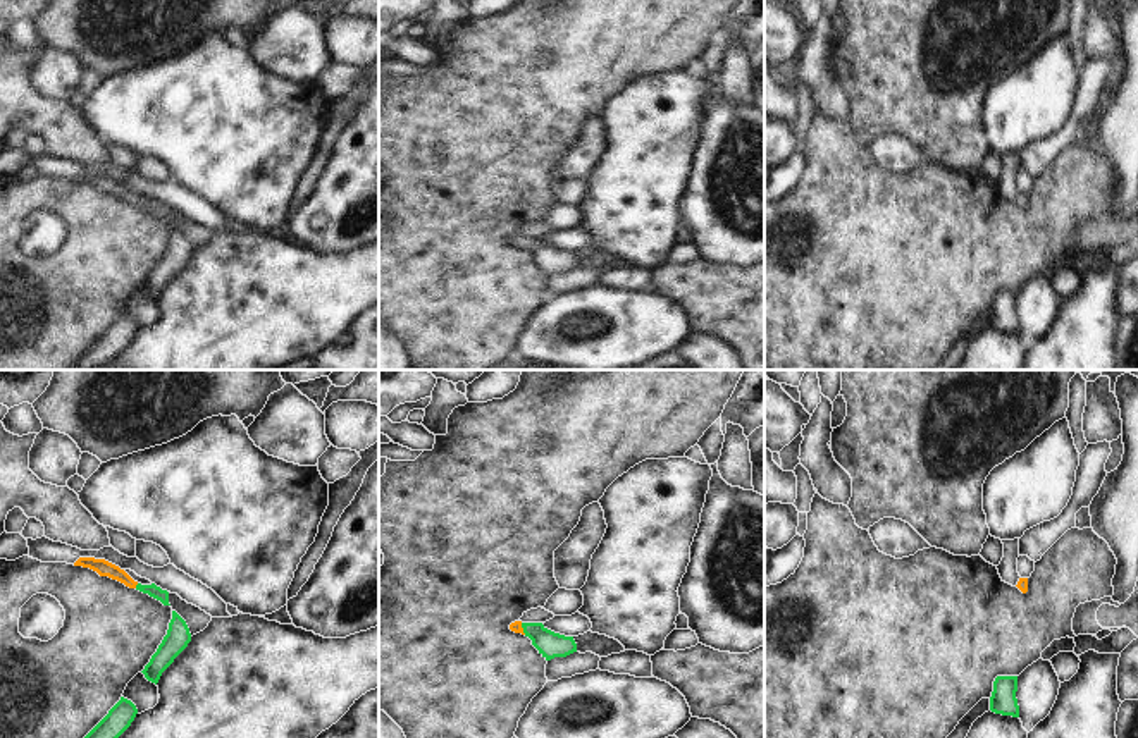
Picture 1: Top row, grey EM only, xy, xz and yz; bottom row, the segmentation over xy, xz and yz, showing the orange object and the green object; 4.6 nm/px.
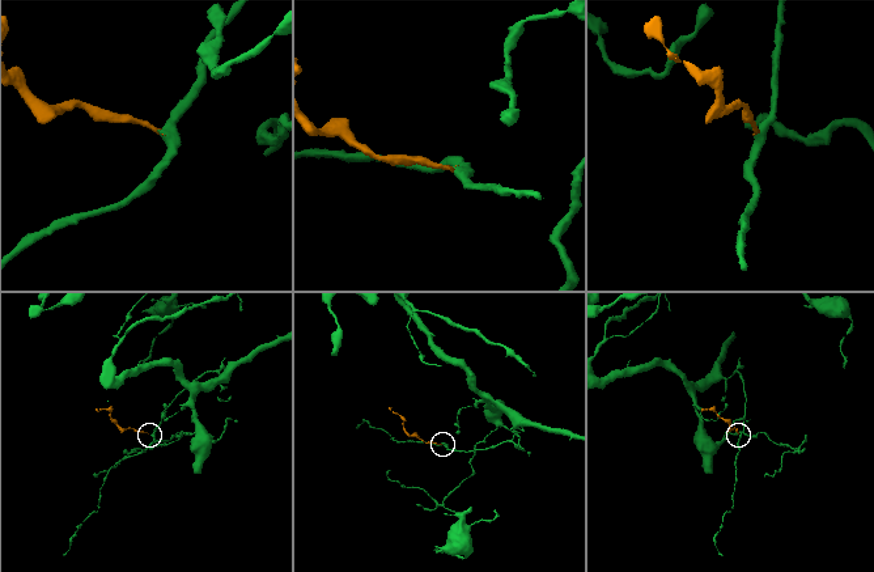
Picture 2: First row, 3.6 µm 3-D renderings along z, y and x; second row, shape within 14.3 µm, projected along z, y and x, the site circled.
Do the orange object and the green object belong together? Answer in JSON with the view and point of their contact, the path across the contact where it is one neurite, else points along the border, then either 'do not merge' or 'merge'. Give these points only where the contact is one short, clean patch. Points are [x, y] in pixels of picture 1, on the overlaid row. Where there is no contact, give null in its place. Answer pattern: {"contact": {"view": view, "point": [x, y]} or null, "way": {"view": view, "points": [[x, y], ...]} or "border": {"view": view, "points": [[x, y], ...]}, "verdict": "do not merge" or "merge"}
{"contact": {"view": "xy", "point": [136, 584]}, "way": {"view": "xy", "points": [[104, 568], [136, 584], [152, 590]]}, "verdict": "merge"}

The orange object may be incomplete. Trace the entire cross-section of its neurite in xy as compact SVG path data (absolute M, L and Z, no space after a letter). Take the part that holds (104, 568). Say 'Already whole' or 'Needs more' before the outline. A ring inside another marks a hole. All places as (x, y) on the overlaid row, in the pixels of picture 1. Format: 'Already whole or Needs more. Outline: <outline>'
Needs more. Outline: M79 557L74 563L74 566L90 568L90 569L96 571L100 576L108 576L112 580L117 580L129 588L136 588L143 593L148 593L150 597L160 600L164 606L170 606L167 590L162 590L155 583L141 585L141 583L134 581L124 569L121 569L119 566L115 566L115 564L105 561L105 559Z

